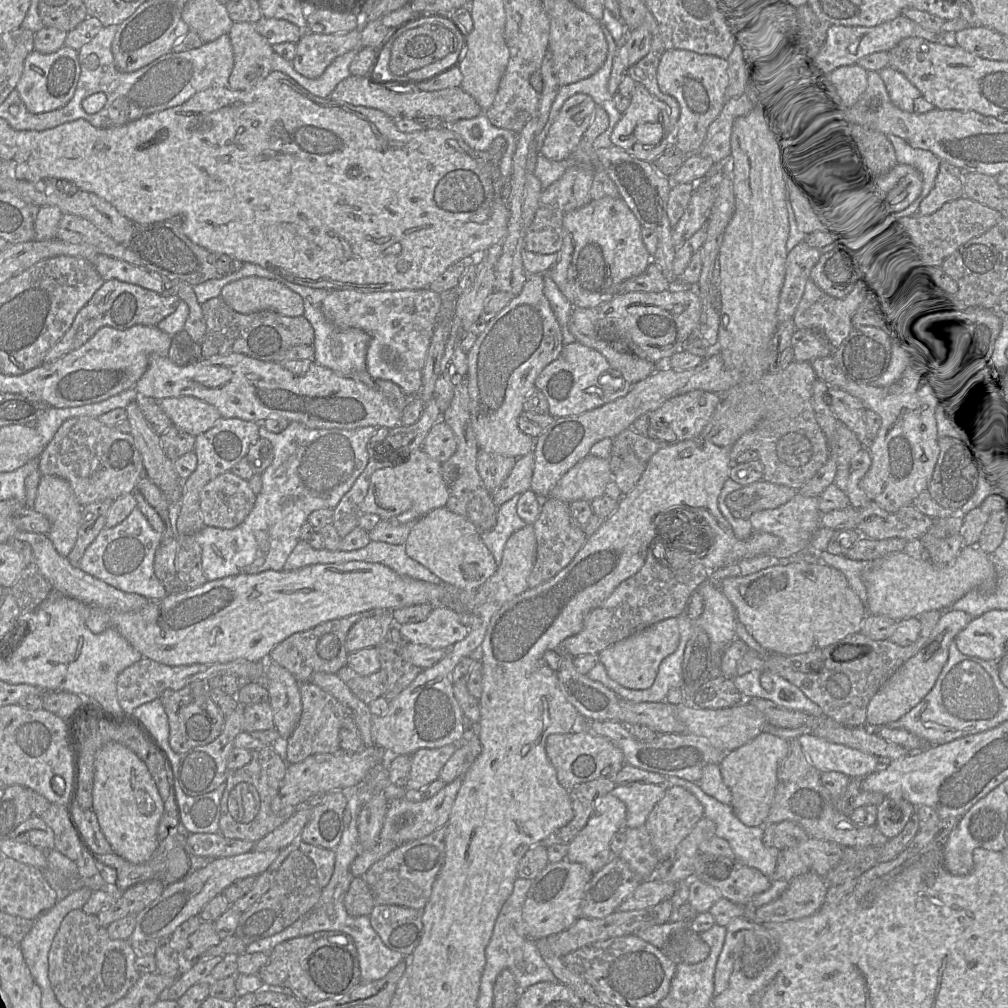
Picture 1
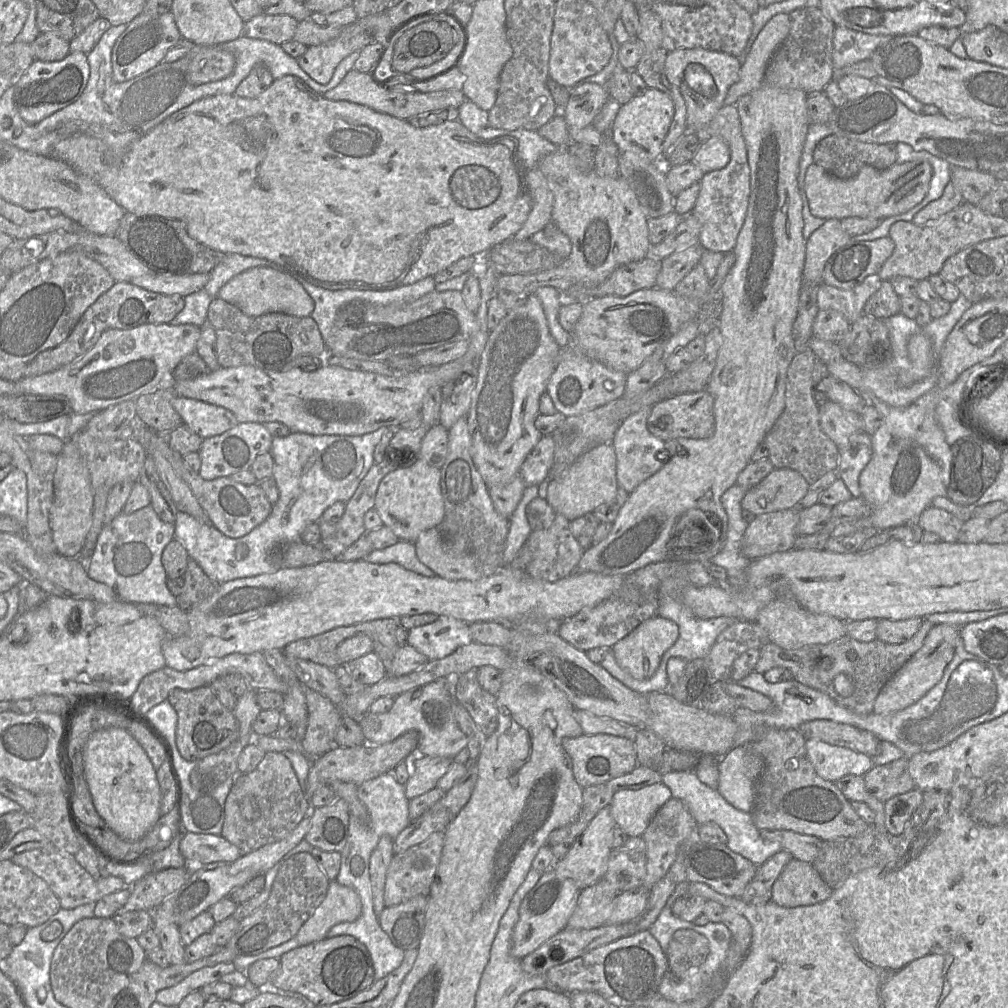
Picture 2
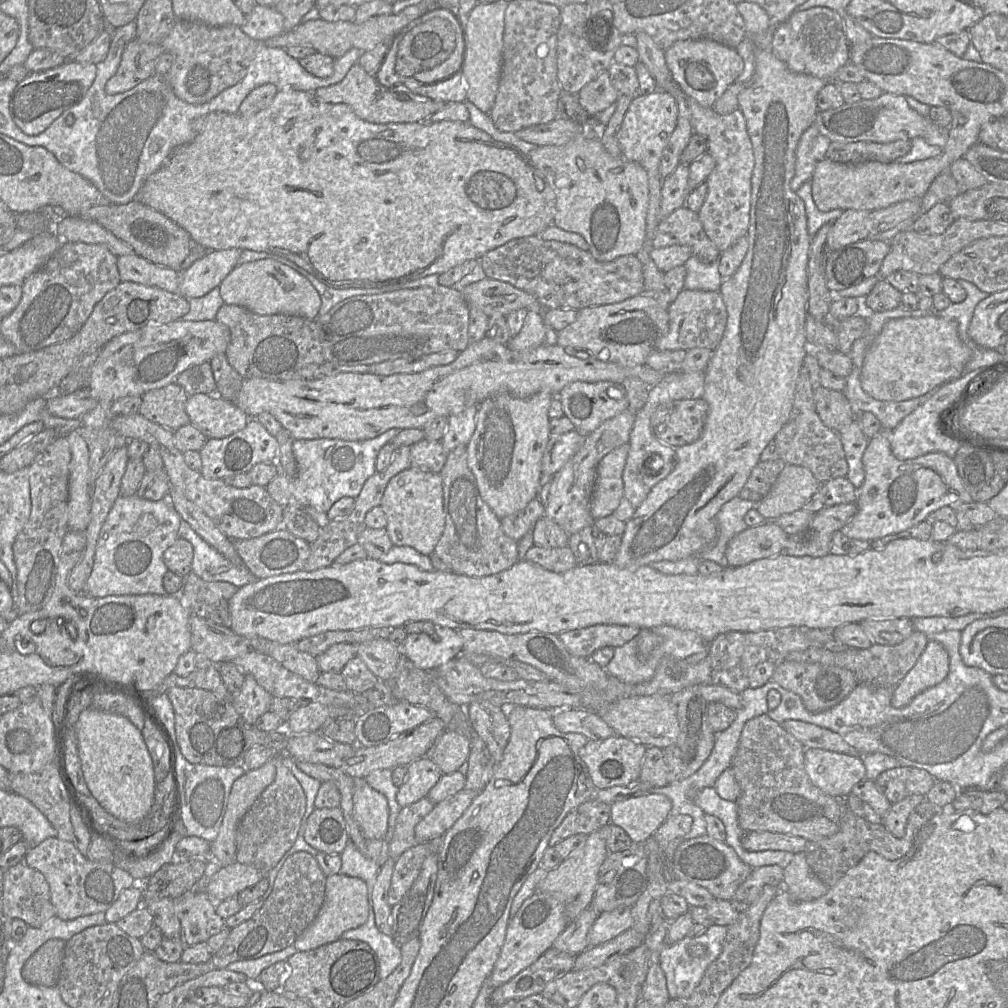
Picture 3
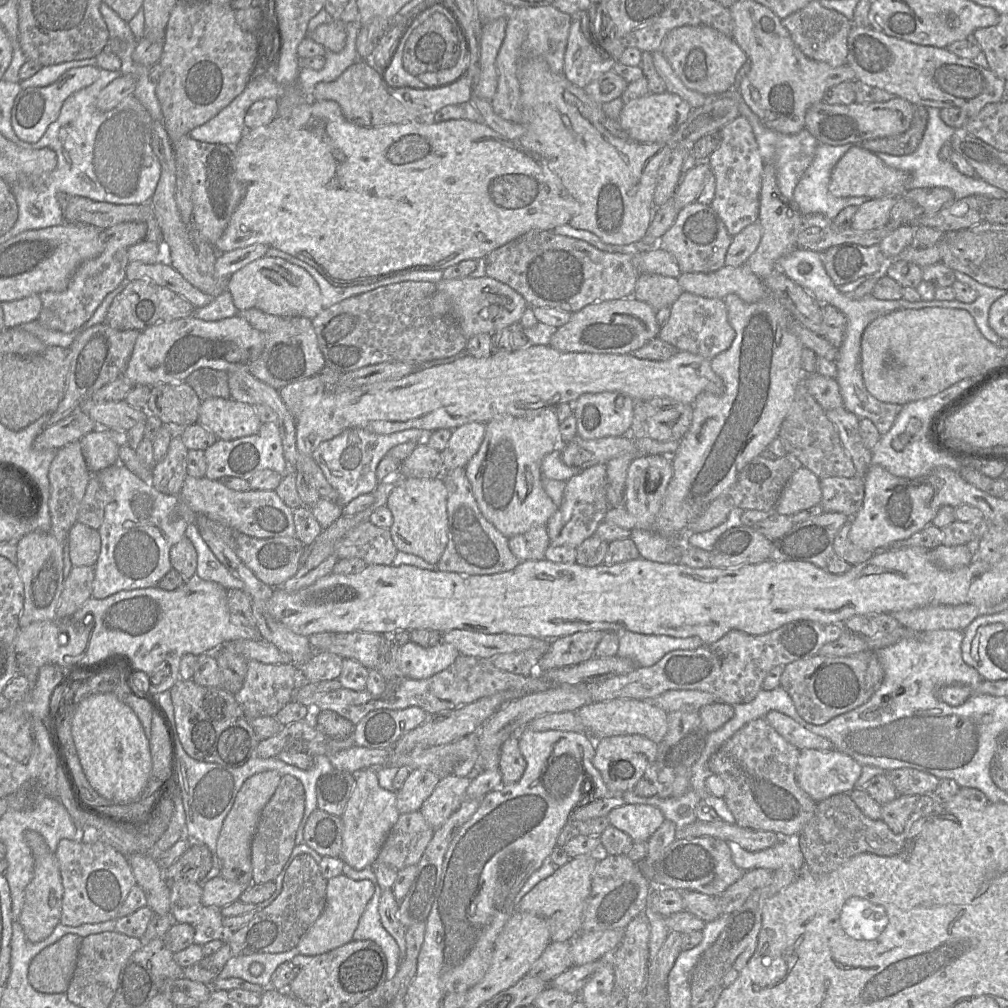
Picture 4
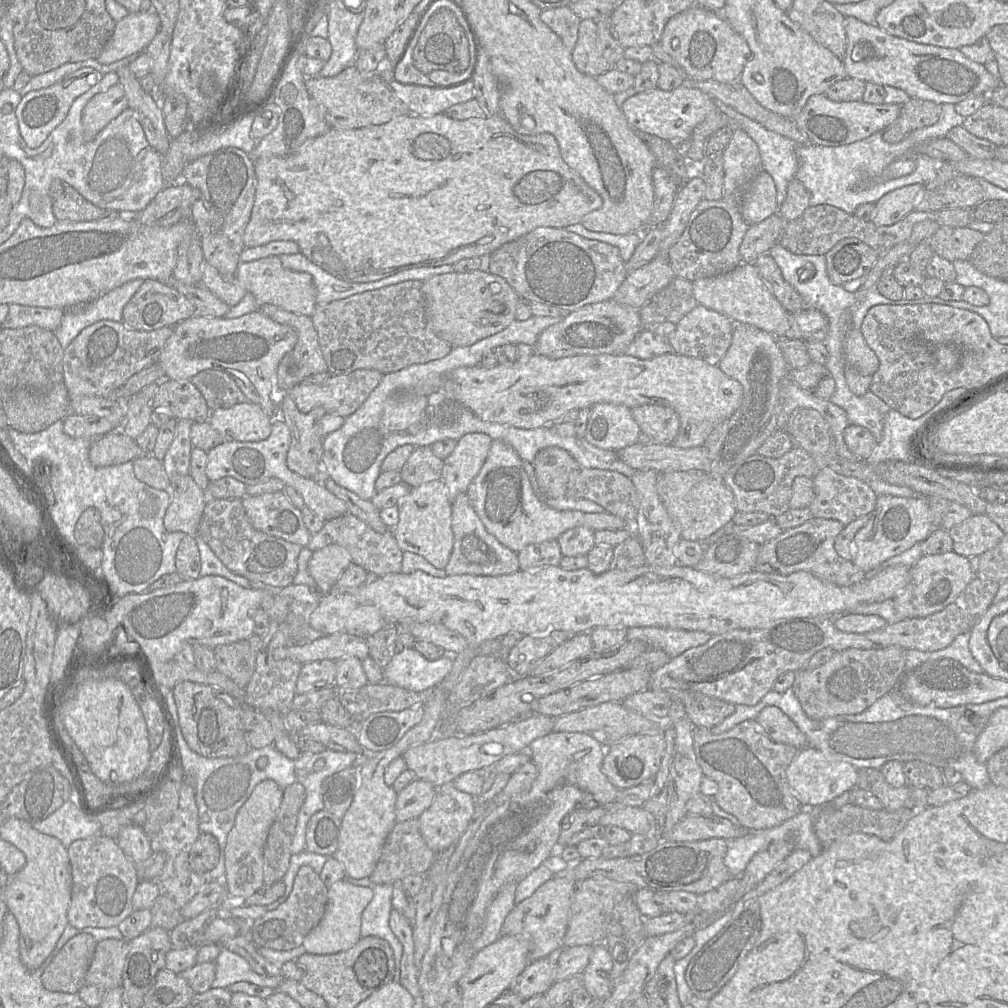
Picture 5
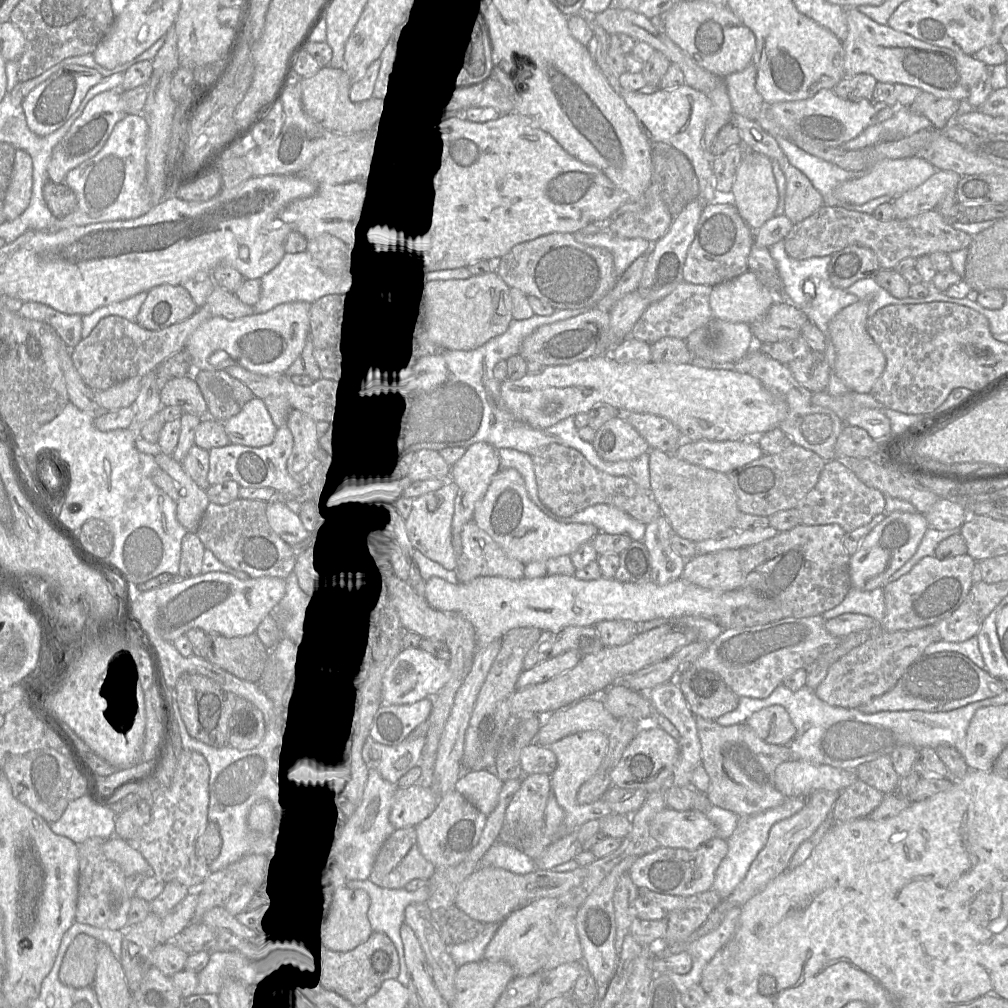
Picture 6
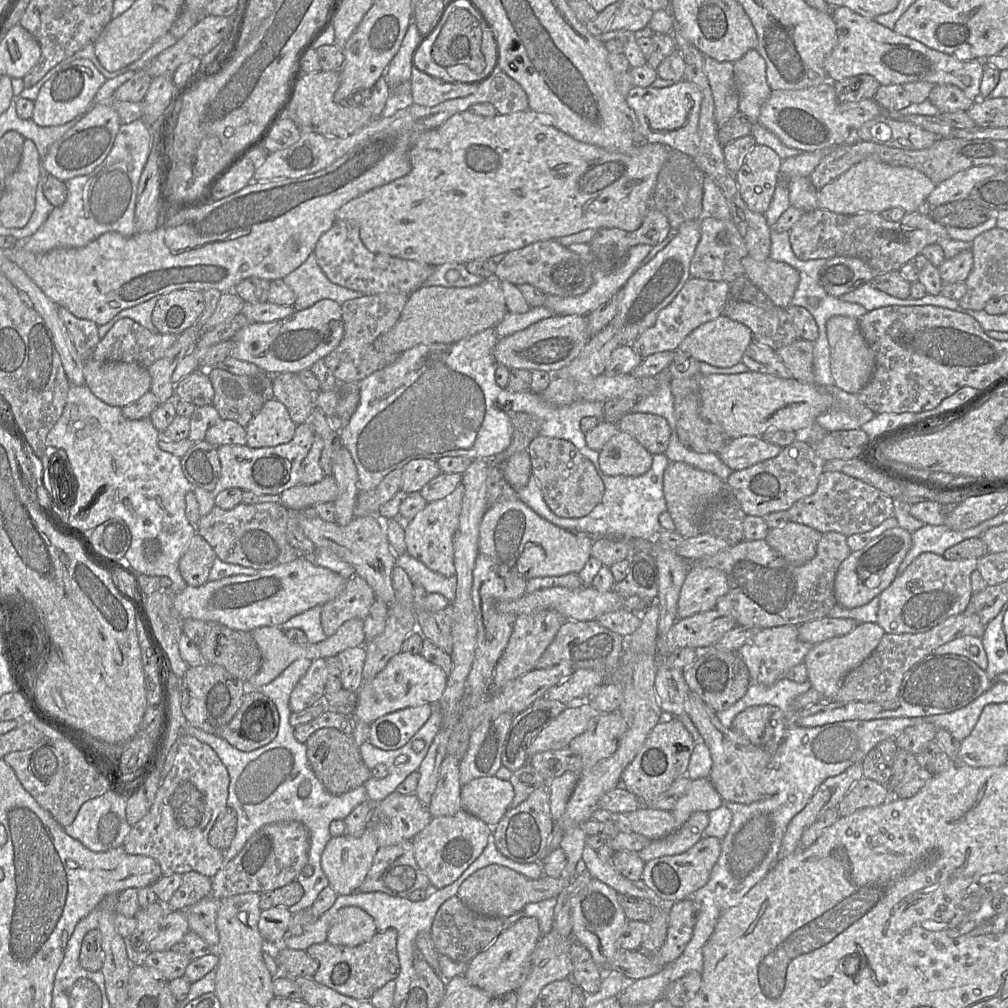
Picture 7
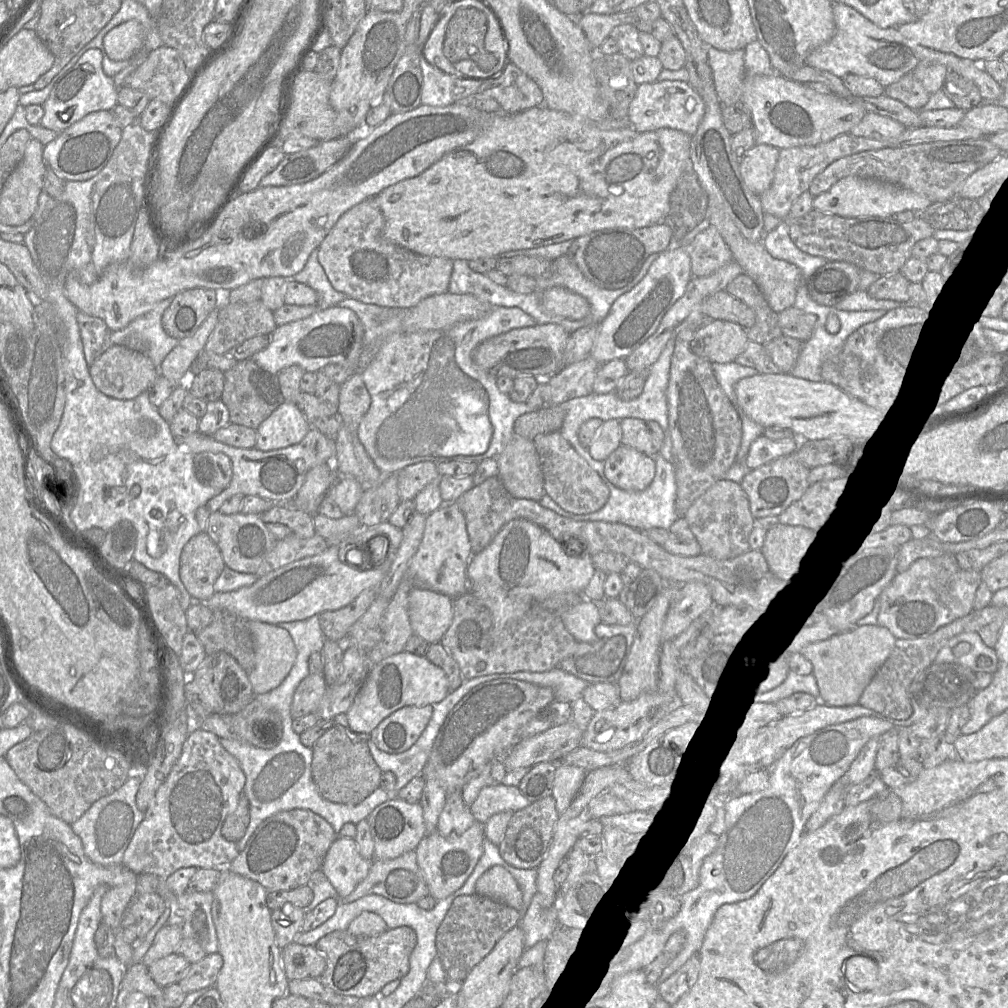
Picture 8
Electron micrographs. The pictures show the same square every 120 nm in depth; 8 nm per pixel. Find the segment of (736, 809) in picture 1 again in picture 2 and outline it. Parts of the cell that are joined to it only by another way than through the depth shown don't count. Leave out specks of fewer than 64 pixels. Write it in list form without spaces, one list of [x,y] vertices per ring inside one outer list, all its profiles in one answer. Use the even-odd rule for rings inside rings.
[[[753,742],[733,747],[719,761],[717,791],[734,808],[751,813],[755,785],[762,772],[763,760],[753,749]]]

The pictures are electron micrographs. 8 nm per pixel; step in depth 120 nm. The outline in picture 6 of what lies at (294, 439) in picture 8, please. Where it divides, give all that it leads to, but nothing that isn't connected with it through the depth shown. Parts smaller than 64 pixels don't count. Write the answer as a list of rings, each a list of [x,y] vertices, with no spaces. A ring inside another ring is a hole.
[[[254,397],[241,411],[223,422],[231,443],[262,447],[273,442],[278,427],[263,399]]]

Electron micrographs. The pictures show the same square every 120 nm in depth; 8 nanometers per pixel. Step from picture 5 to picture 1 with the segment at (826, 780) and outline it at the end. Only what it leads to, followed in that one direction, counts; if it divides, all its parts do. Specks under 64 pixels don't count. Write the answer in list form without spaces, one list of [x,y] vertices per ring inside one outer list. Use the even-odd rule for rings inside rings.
[[[811,733],[797,738],[801,748],[818,772],[841,772],[853,778],[863,778],[880,767],[877,757],[863,751],[829,742]]]

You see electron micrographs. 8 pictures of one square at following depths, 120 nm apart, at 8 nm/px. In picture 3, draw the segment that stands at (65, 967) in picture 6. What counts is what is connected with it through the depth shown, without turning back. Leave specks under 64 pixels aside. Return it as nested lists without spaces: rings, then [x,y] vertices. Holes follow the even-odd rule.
[[[50,939],[39,947],[22,968],[24,981],[33,986],[57,986],[65,945],[64,940]]]

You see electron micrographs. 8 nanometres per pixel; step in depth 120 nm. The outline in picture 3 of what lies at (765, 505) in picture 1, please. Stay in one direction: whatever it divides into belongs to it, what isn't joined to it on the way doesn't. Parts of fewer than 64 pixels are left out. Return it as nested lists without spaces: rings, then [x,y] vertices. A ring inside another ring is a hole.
[[[786,464],[769,493],[756,503],[756,509],[766,520],[774,520],[802,509],[820,485],[809,469]]]

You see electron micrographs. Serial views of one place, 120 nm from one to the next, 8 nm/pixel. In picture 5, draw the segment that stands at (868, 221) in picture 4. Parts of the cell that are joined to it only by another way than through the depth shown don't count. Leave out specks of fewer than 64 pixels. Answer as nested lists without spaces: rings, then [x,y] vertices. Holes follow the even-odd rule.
[[[914,184],[885,194],[875,203],[871,221],[875,225],[888,226],[902,220],[915,211],[925,189],[924,185]]]

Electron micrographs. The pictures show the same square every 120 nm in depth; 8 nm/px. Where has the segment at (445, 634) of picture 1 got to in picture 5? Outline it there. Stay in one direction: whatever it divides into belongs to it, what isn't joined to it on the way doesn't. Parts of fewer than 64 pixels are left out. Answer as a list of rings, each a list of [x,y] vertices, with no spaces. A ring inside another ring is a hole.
[[[414,648],[397,652],[383,669],[384,681],[410,691],[420,692],[440,684],[450,673],[454,656],[445,654],[438,660],[427,660]]]

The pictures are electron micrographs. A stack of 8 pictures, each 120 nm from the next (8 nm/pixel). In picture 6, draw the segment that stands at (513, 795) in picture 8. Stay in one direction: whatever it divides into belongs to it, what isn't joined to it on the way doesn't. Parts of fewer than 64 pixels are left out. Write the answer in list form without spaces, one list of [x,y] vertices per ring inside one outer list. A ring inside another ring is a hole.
[[[490,769],[464,771],[454,790],[487,816],[497,805],[503,783]]]

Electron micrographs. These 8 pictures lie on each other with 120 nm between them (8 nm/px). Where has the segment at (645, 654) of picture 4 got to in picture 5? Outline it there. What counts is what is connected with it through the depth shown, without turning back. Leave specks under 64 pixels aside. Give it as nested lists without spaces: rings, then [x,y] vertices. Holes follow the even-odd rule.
[[[661,627],[628,628],[626,635],[627,641],[645,641],[651,649],[660,649],[670,658],[676,657],[693,647],[705,644],[711,637],[710,634],[703,631]]]

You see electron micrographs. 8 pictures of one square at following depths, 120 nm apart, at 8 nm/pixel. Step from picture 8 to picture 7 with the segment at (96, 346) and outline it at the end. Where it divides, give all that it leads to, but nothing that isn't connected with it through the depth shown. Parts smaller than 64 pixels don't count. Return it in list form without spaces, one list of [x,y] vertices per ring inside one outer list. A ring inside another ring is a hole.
[[[58,307],[59,318],[67,328],[75,349],[85,363],[92,359],[92,354],[101,340],[98,334],[98,325],[87,319],[80,319],[64,307]]]

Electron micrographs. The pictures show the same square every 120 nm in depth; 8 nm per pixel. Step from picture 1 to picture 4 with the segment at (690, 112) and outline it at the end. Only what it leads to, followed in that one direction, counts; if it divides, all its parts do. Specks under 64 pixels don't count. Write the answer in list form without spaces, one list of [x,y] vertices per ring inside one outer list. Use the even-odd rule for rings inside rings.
[[[705,25],[672,29],[663,40],[661,52],[683,84],[706,97],[732,89],[738,71],[747,61],[747,55],[733,37]]]

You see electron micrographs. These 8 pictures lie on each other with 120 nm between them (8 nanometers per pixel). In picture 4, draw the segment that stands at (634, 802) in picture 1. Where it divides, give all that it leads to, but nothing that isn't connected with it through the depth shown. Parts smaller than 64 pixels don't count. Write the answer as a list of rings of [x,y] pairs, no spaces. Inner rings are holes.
[[[624,803],[607,815],[609,823],[628,834],[634,842],[645,842],[665,820],[653,805]]]

